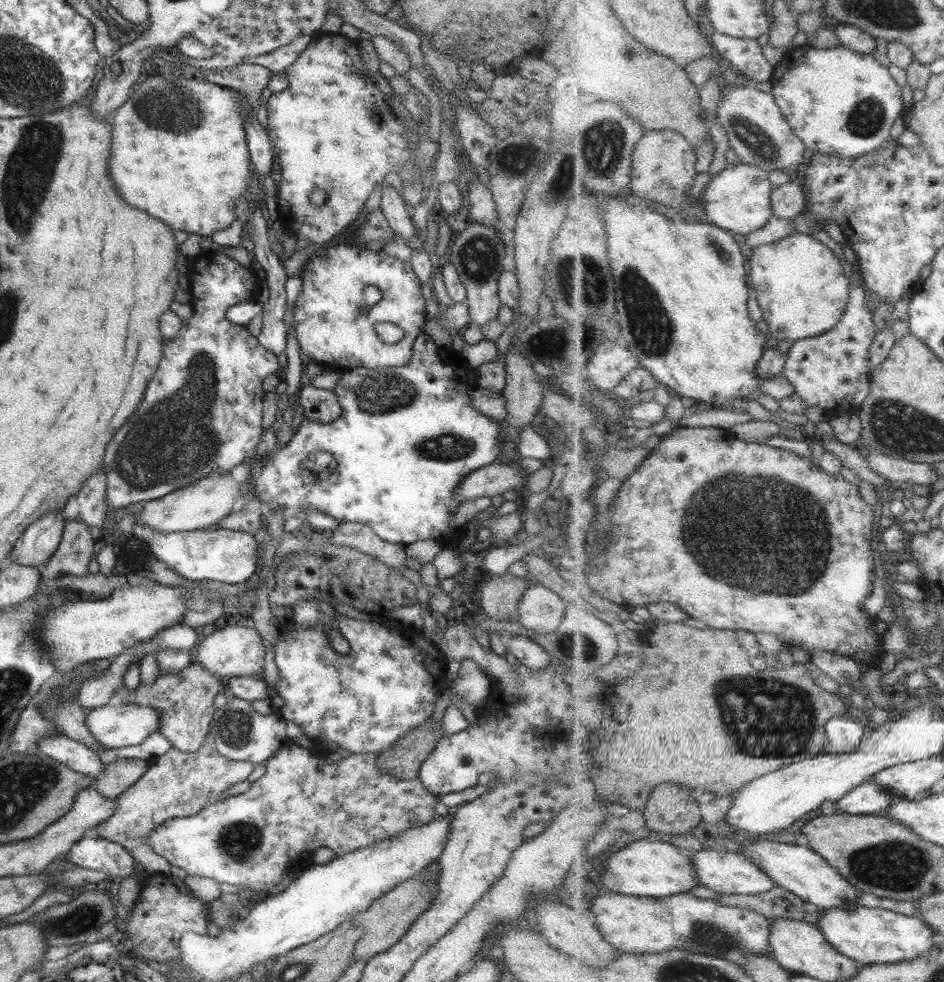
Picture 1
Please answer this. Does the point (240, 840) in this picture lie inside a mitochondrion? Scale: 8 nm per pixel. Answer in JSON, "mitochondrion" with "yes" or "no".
{"mitochondrion":"yes"}

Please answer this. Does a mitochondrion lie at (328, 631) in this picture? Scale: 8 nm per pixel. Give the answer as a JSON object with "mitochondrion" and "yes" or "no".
{"mitochondrion":"no"}

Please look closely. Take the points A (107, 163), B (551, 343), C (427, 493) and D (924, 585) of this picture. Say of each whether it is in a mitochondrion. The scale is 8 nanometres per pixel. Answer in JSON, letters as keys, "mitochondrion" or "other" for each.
{"A":"other","B":"mitochondrion","C":"other","D":"other"}

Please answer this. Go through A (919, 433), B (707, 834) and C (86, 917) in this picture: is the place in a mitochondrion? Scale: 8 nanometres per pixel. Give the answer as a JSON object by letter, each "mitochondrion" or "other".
{"A":"mitochondrion","B":"other","C":"mitochondrion"}

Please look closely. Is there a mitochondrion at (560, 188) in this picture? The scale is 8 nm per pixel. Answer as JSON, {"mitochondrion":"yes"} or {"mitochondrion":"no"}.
{"mitochondrion":"yes"}

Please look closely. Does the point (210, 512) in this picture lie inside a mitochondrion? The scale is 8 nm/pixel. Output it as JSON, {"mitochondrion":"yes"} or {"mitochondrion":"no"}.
{"mitochondrion":"no"}

